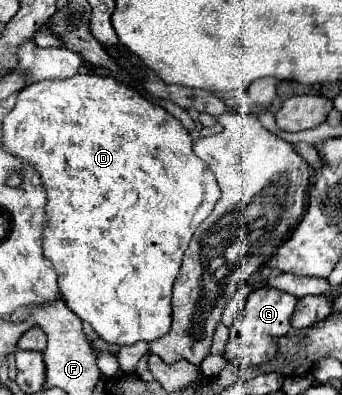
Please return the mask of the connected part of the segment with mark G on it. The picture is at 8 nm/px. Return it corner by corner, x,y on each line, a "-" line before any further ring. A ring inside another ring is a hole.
267,287
267,289
251,291
243,313
235,320
233,327
229,328
225,359
239,365
241,369
249,369
251,365
259,365
273,359
273,355
277,353
273,337
285,335
291,329
291,315
295,311
295,303
297,303
297,297
281,289

